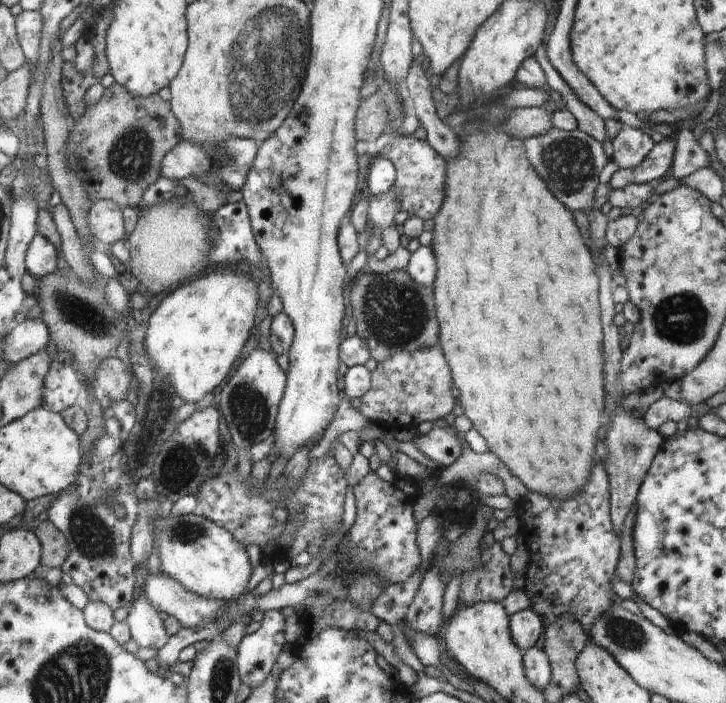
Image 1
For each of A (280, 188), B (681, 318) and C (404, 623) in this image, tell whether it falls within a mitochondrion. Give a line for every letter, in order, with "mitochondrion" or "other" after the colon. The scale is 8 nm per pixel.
A: other
B: mitochondrion
C: other

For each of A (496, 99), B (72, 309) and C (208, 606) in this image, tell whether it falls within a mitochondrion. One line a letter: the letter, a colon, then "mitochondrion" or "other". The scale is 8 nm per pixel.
A: other
B: mitochondrion
C: other

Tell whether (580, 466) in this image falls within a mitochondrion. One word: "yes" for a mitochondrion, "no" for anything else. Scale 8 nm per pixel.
no

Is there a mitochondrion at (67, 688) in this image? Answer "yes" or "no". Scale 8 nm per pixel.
yes

